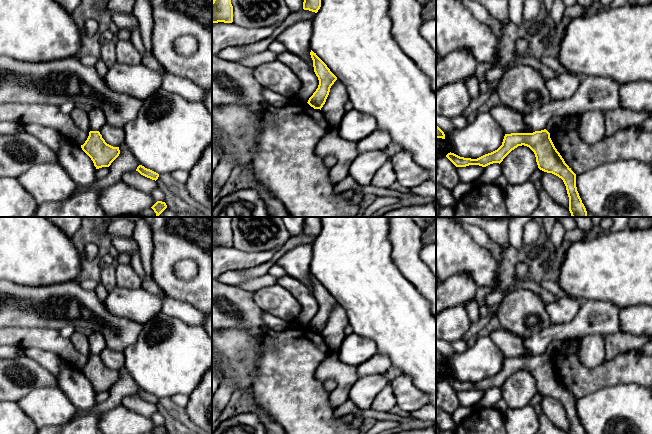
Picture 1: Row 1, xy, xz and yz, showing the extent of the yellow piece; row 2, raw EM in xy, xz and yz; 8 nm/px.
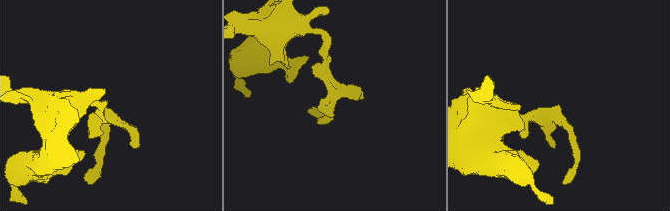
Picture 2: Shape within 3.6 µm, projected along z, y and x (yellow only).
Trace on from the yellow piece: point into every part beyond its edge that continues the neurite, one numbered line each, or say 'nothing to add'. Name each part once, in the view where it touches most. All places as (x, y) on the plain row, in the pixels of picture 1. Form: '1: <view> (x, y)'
nothing to add

